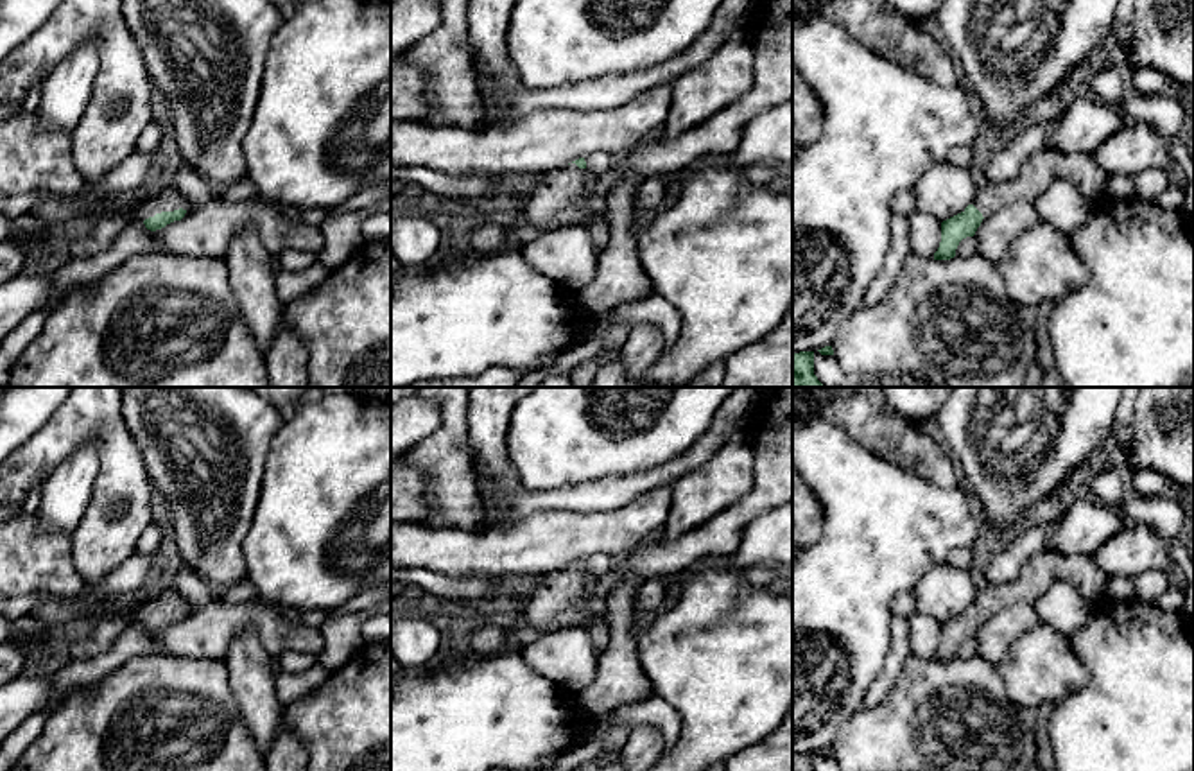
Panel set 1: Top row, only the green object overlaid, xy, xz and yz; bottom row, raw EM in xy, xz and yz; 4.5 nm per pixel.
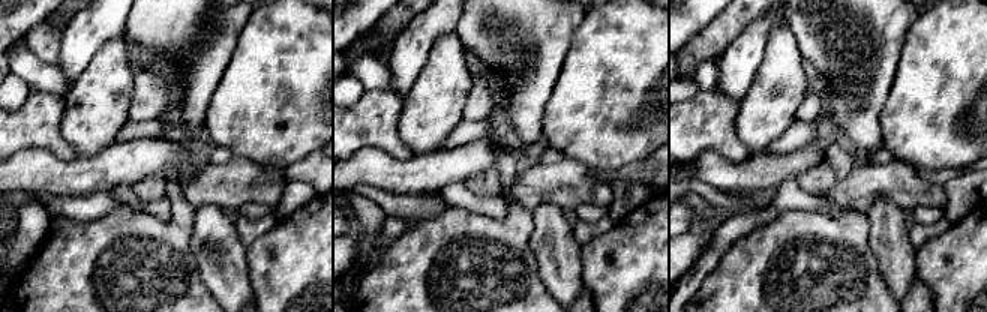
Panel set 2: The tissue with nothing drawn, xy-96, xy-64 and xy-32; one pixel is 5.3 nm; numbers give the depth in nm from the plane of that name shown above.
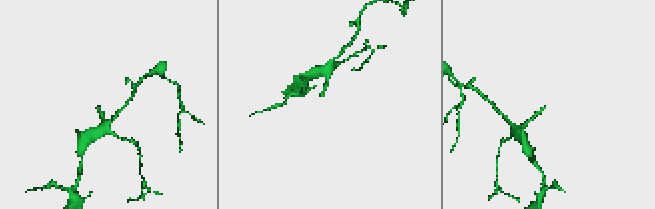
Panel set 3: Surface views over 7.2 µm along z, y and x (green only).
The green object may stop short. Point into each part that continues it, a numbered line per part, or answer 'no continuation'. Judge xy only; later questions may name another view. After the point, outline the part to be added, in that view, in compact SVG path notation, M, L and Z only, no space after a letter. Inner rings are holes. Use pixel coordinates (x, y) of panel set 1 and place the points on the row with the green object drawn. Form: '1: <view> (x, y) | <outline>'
1: xy (169, 199) | M167 186L165 190L158 192L151 201L143 203L138 208L136 217L143 222L145 219L154 217L156 213L174 212L179 208L190 210L188 201L177 188Z

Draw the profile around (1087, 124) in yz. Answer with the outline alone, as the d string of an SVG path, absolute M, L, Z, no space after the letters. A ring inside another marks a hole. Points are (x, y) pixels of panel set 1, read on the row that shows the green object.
M1094 99L1076 100L1060 126L1047 136L1045 147L1061 154L1094 154L1113 133L1128 122L1126 115Z

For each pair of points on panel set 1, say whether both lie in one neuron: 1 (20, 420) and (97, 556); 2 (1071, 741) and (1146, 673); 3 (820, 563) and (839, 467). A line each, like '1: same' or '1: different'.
1: different
2: same
3: same

